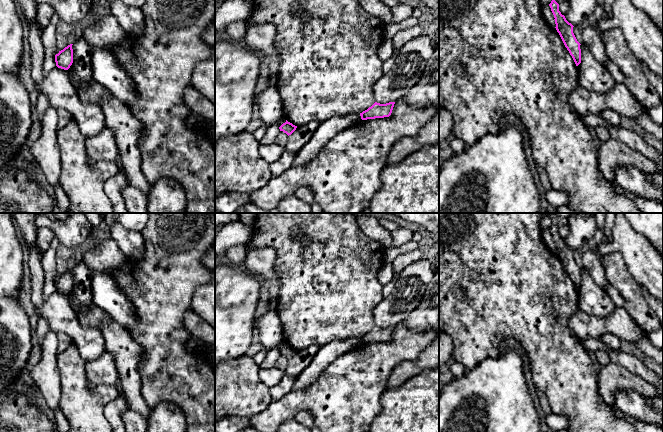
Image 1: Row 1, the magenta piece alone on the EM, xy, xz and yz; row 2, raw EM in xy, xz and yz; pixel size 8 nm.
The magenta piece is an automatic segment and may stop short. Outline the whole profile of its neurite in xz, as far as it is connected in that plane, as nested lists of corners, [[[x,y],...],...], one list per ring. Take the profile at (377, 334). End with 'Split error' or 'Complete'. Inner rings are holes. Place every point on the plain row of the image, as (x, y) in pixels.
[[[375,326],[367,334],[360,337],[362,344],[389,341],[392,337],[395,326],[380,328]]]. Complete

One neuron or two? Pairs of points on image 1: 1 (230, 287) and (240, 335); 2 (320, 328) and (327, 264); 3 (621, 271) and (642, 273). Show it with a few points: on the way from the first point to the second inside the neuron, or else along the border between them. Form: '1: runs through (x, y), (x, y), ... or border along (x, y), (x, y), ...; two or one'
1: runs through (230, 299), (234, 305), (234, 323); one
2: runs through (322, 312), (322, 298), (325, 295), (327, 280); one
3: border along (619, 251), (629, 273), (639, 285); two

